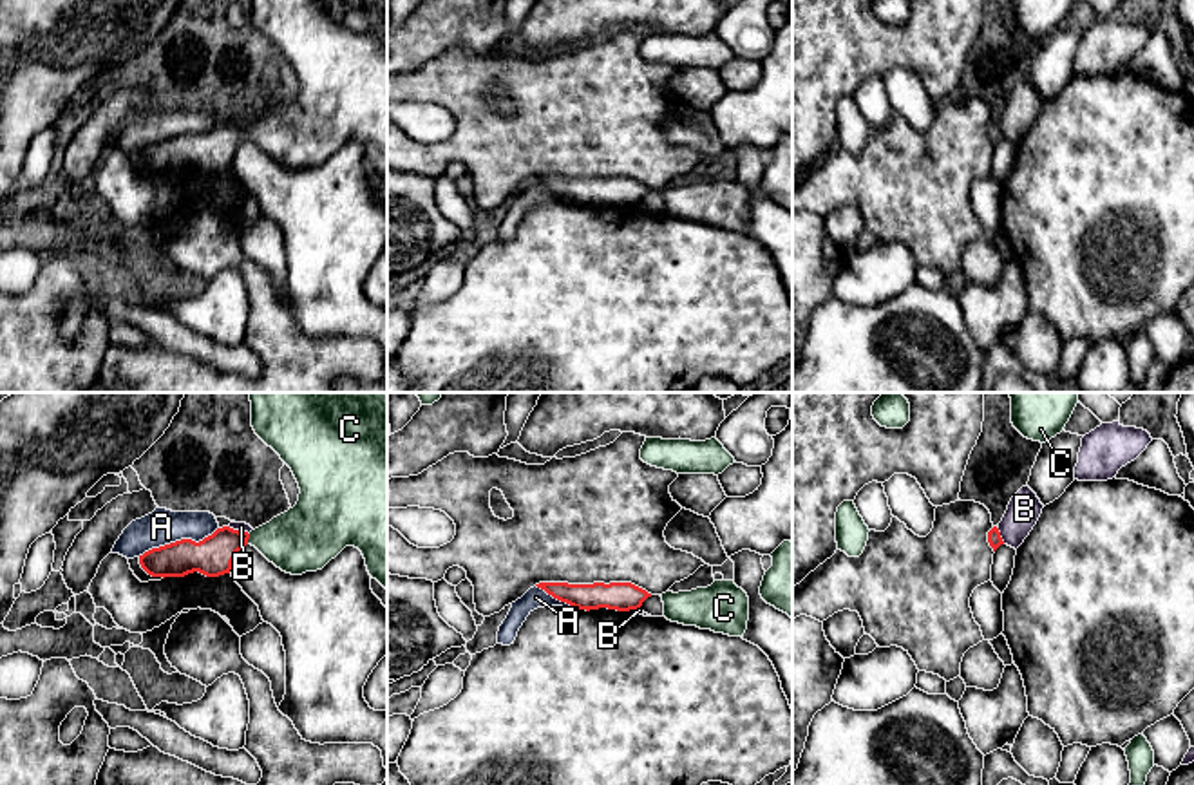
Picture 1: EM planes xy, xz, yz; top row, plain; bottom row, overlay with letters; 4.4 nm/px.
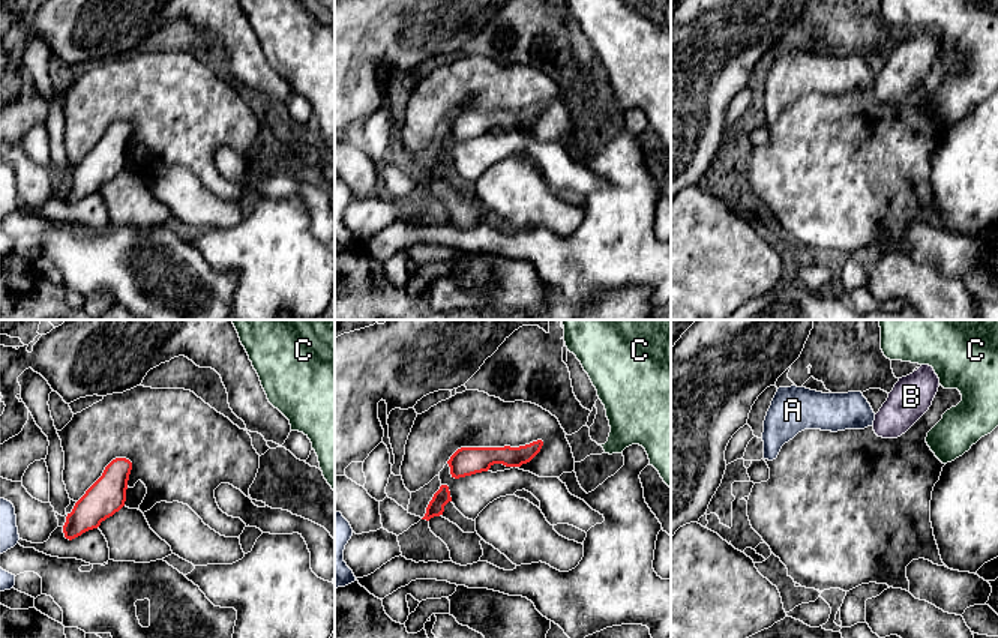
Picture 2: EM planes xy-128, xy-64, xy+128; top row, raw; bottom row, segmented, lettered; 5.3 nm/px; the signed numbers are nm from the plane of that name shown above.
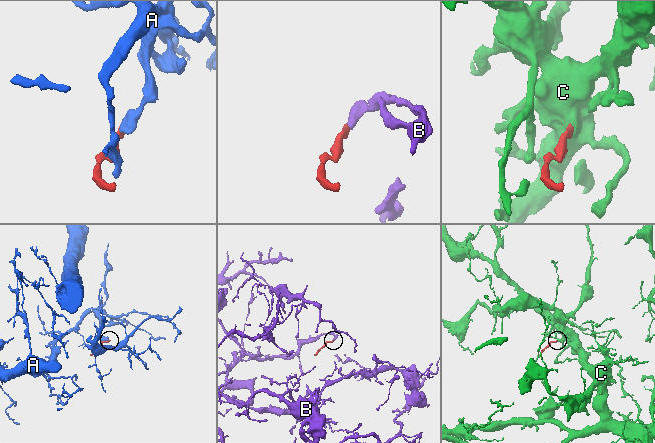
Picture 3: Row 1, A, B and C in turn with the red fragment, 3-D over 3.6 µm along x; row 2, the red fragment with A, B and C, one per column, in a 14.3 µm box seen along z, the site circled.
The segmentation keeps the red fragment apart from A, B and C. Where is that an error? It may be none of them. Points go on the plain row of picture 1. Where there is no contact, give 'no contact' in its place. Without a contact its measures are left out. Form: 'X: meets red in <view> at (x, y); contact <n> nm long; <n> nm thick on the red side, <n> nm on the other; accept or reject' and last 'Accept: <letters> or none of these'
A: meets red in xy at (178, 136); contact 380 nm long; 170 nm thick on the red side, 160 nm on the other; reject
B: meets red in yz at (999, 131); contact 90 nm long; 60 nm thick on the red side, 150 nm on the other; reject
C: meets red in xy at (248, 132); contact 50 nm long; 170 nm thick on the red side, 280 nm on the other; accept
Accept: C

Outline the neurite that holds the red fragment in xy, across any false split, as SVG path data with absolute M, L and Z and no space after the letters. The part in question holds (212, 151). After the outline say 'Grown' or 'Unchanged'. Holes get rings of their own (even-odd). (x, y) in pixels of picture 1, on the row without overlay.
M251 0L251 22L291 63L300 83L297 99L250 128L223 121L199 137L181 134L152 143L139 150L141 163L163 174L194 166L219 172L230 168L237 147L251 139L282 166L302 170L322 165L346 141L355 141L369 170L387 184L387 0Z. Grown

